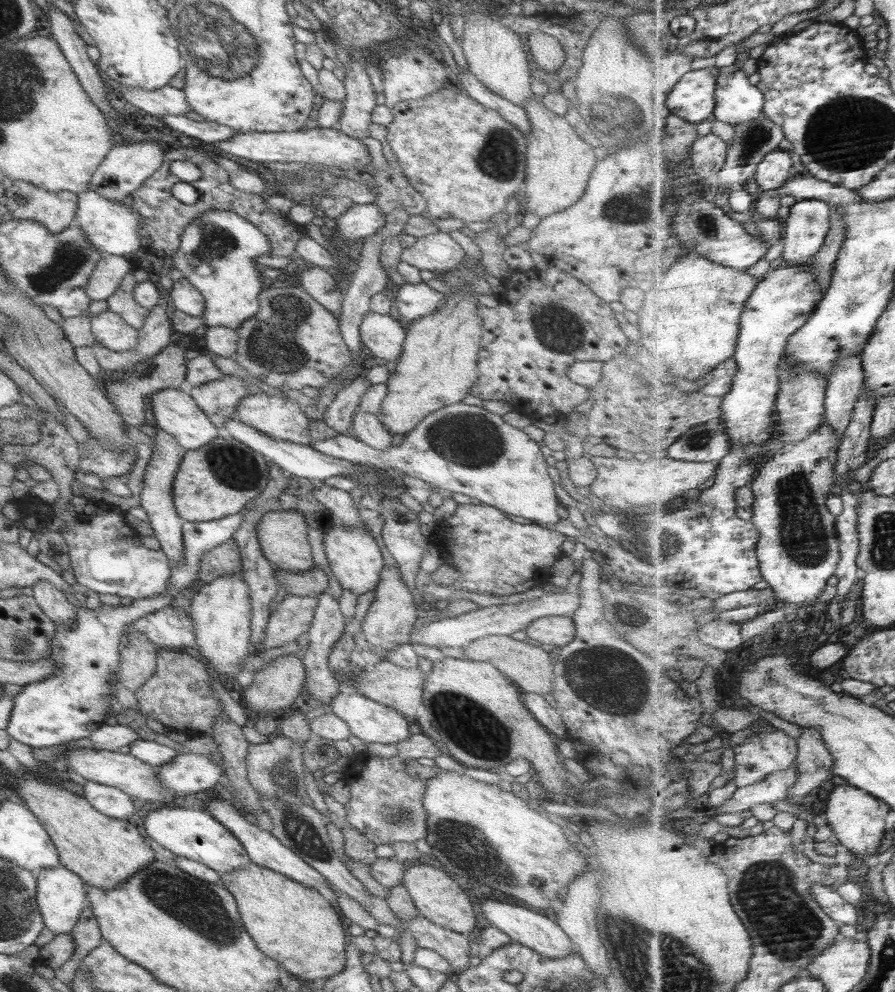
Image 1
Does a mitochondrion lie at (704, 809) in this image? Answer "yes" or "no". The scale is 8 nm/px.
no

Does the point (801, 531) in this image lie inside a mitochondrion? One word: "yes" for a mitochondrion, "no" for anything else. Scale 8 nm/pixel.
yes

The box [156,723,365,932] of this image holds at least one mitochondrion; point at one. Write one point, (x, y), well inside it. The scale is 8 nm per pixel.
(299, 832)

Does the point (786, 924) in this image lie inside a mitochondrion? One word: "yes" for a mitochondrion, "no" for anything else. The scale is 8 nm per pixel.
yes

